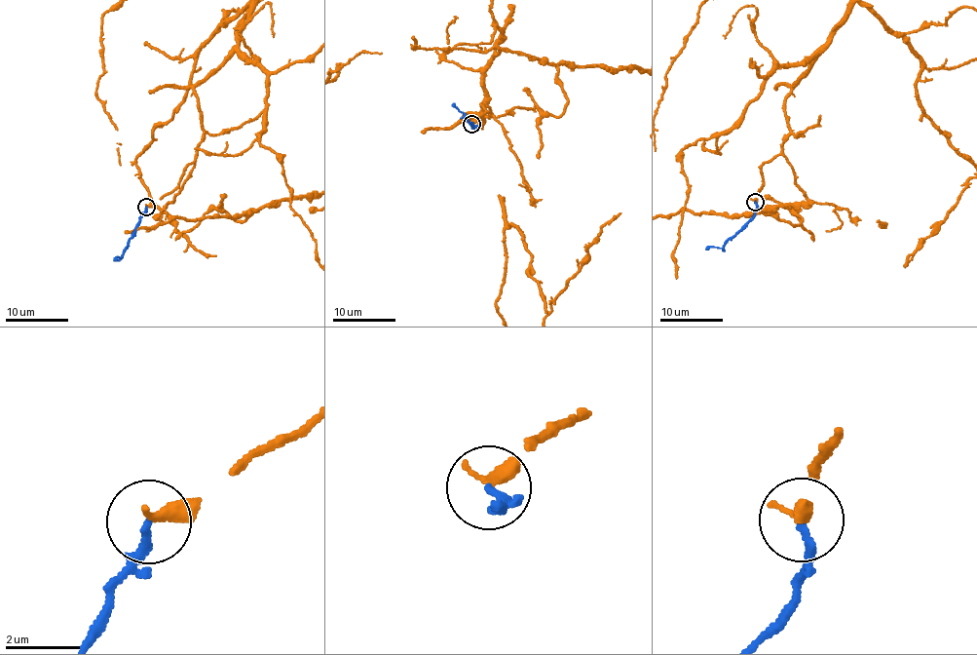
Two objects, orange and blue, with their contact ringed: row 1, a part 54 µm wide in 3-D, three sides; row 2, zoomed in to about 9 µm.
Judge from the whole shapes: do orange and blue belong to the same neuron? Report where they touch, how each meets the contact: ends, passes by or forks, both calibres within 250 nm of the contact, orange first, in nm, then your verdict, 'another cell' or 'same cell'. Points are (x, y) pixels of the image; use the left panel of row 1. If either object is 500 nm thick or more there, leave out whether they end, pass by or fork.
at (146, 207); orange ends there; blue ends there; 380 nm thick on the orange side, 200 nm on the other; same cell

